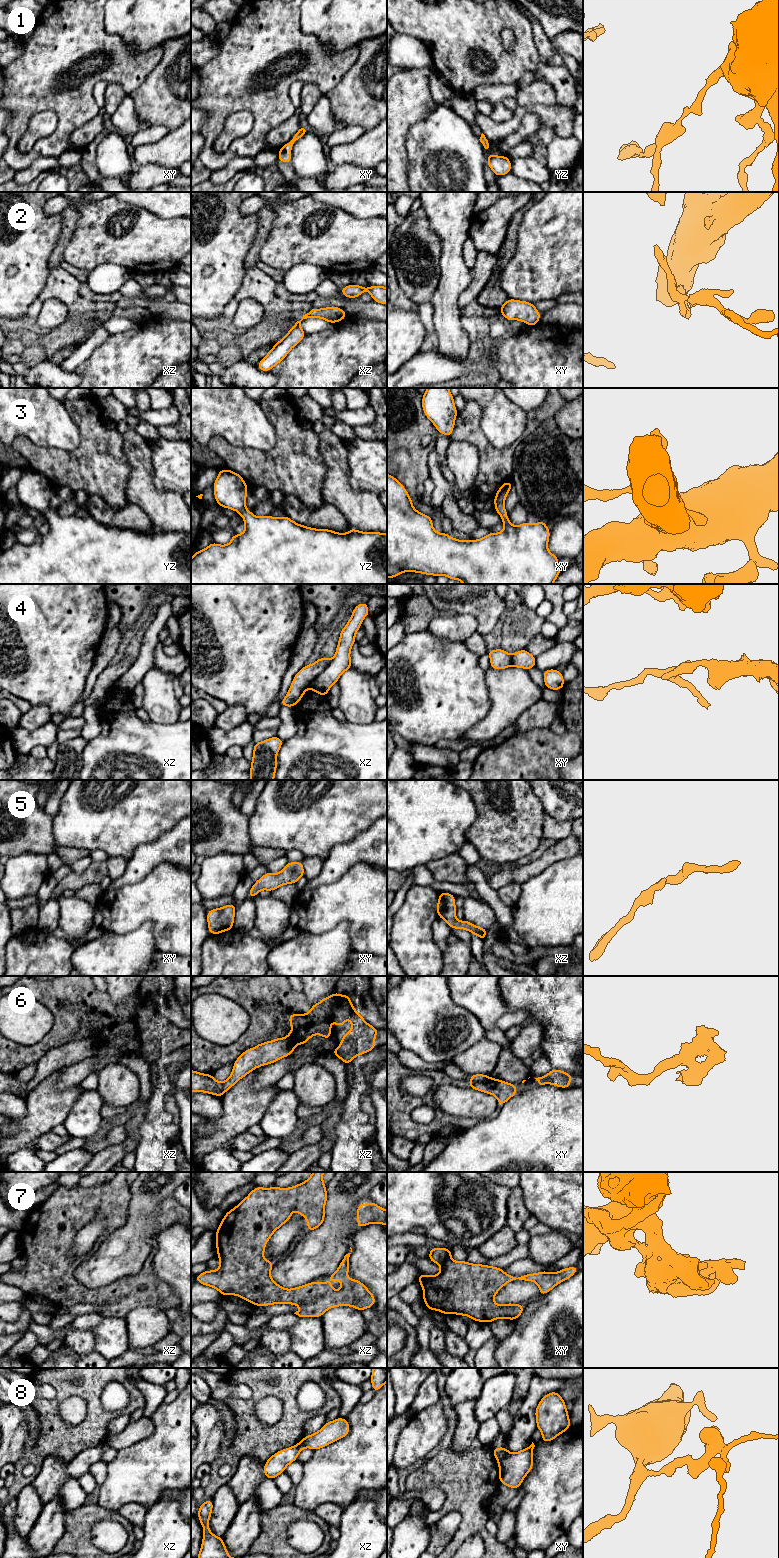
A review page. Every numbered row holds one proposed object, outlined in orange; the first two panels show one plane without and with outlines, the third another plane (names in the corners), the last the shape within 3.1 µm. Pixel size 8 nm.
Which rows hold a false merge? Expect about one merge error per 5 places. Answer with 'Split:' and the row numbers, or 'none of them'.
Split: 4, 6, 8

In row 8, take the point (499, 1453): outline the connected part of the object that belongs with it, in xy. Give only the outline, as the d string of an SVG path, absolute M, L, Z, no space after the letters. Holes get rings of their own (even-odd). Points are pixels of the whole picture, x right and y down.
M506 1446L499 1448L491 1448L491 1449L497 1461L501 1460L508 1453Z

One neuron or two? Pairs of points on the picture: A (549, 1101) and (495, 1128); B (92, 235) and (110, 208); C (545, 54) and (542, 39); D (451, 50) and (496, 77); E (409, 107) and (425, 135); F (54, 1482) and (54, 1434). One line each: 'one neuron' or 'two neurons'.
A: one neuron
B: one neuron
C: one neuron
D: one neuron
E: two neurons
F: two neurons

